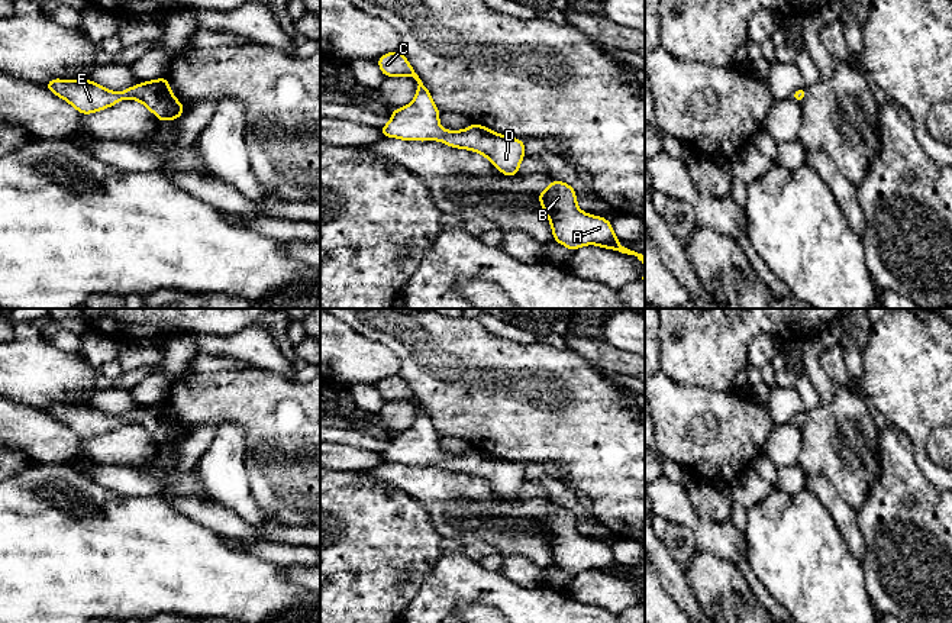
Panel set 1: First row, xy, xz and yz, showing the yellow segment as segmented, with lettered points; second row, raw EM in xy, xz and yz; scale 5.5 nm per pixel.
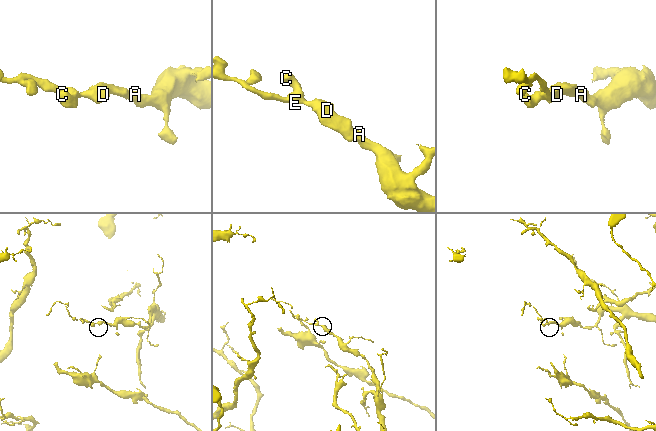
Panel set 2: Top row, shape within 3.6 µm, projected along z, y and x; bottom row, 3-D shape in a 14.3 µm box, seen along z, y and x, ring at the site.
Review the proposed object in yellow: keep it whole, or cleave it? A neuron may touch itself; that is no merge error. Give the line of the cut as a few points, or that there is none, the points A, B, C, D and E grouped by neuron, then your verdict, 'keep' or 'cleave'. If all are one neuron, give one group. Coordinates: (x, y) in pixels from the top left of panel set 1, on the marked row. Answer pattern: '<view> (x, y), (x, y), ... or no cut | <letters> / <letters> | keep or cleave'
no cut | A B C D E | keep

